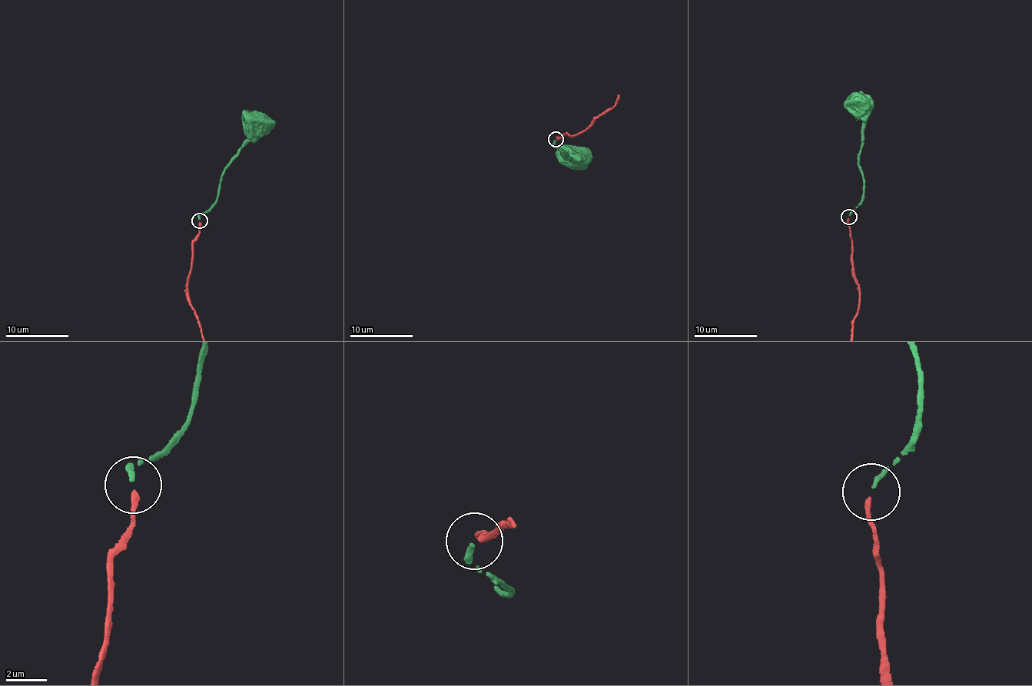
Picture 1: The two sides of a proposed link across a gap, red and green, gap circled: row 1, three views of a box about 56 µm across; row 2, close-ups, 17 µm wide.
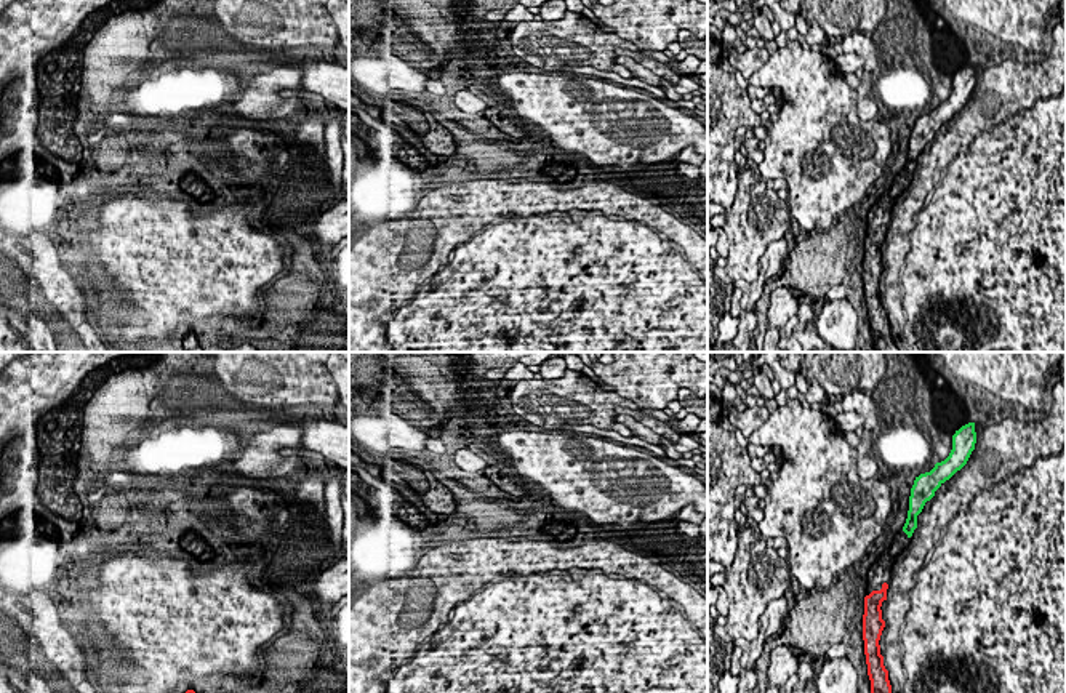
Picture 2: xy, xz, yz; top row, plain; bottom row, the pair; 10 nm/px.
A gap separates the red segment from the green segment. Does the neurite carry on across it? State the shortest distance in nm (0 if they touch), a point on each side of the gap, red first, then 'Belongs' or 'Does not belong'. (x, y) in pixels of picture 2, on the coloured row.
Distance 500 nm. Across: yz (885, 583), (908, 536). Belongs

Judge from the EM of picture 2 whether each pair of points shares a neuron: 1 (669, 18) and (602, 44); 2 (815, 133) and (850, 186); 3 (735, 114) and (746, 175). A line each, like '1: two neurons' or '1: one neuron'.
1: two neurons
2: one neuron
3: two neurons

